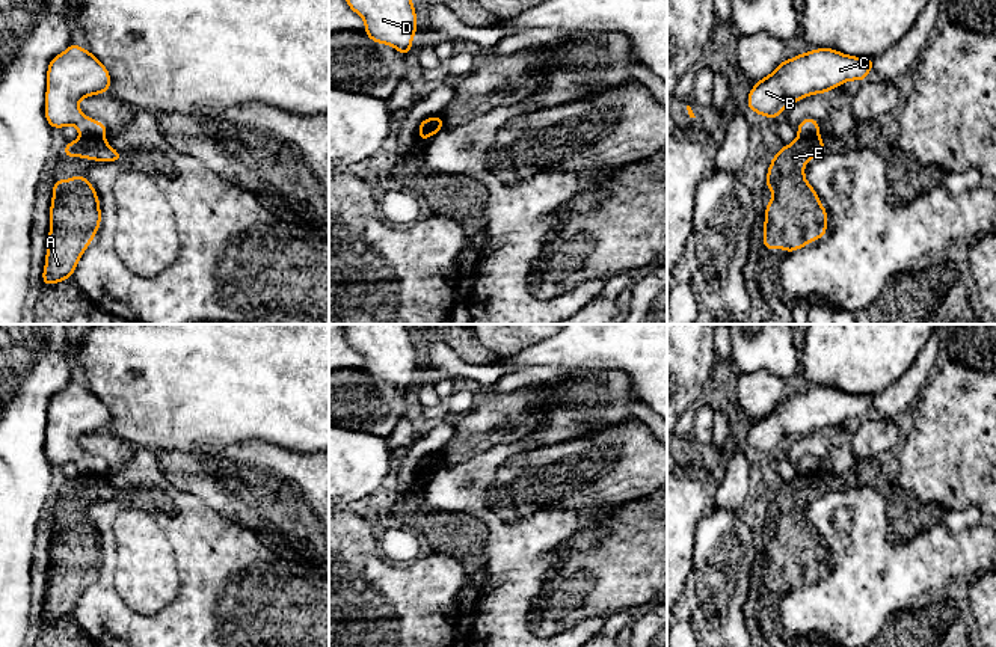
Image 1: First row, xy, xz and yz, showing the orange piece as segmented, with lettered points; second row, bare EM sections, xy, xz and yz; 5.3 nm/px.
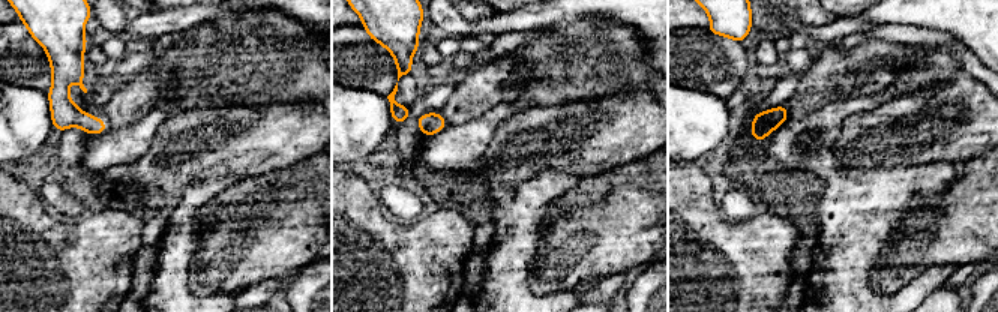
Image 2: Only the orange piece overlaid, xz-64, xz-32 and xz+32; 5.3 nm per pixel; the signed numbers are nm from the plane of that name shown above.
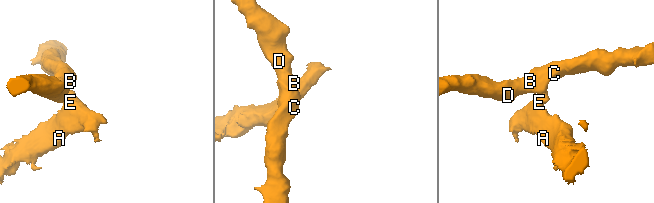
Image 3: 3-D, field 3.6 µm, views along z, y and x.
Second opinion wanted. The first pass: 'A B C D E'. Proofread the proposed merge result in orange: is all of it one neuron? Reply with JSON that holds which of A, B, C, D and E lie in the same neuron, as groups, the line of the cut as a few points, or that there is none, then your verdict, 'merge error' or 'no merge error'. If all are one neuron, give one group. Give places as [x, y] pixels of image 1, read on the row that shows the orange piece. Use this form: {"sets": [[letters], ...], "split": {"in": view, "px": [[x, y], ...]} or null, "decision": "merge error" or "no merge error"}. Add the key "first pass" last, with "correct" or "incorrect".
{"sets": [["A", "E"], ["B", "C", "D"]], "split": {"in": "xy", "px": [[80, 134], [100, 134], [103, 137]]}, "decision": "merge error", "first pass": "incorrect"}

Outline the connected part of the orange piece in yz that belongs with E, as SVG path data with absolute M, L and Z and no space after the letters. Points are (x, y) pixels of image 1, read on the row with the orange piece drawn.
M798 136L792 143L785 145L773 155L765 178L765 189L773 190L773 198L764 211L762 244L767 250L782 247L786 253L794 252L827 234L827 210L804 176L806 163L819 155L824 149L827 148L819 136Z

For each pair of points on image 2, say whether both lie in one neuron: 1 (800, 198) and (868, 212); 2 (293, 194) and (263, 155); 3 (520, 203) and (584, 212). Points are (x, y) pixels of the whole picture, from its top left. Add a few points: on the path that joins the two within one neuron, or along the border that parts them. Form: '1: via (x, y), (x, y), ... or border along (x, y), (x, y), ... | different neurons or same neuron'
1: border along (826, 192), (817, 207), (817, 230), (814, 233) | different neurons
2: border along (308, 156), (282, 168), (240, 179) | different neurons
3: border along (575, 186), (544, 209), (542, 236), (539, 240) | different neurons

